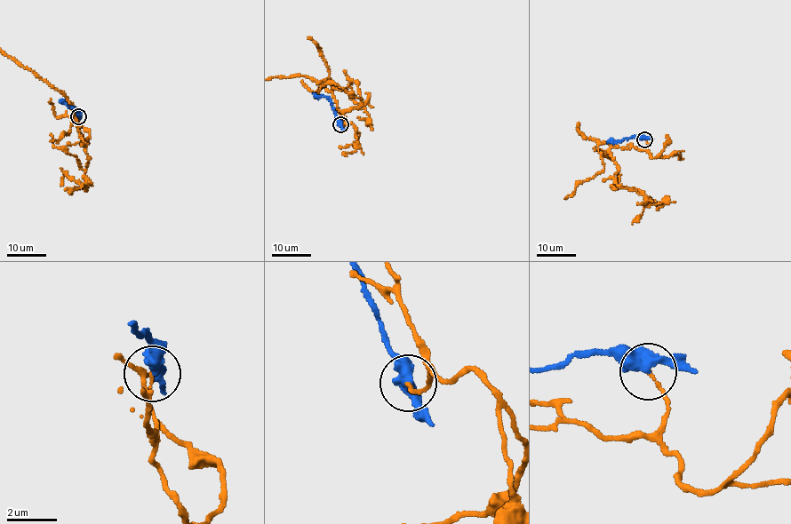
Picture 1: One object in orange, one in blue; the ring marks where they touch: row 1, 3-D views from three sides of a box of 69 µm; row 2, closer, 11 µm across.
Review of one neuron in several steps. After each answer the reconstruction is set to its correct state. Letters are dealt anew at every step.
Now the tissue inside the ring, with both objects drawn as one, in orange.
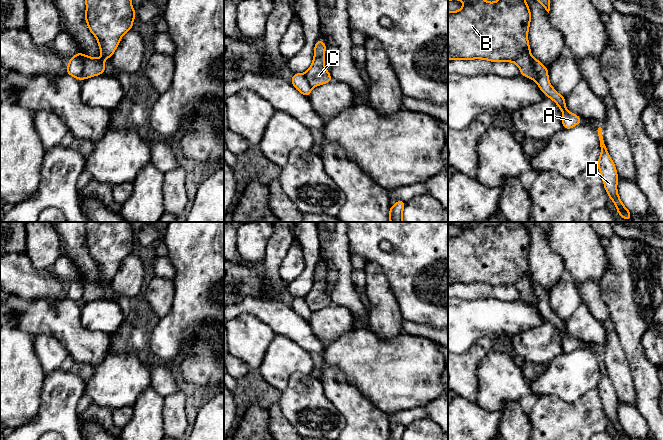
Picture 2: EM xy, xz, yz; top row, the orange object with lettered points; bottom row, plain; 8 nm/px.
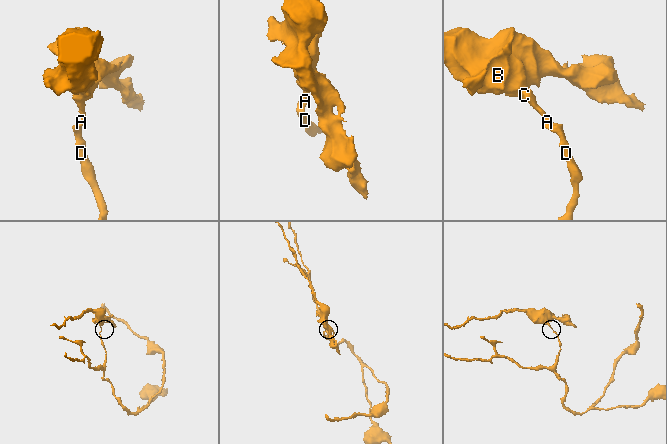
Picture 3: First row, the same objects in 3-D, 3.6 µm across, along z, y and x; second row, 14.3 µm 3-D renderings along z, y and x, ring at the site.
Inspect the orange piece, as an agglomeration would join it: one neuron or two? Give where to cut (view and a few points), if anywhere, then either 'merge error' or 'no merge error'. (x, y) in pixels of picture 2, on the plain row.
xy (81, 278), (83, 282), (82, 302) | merge error

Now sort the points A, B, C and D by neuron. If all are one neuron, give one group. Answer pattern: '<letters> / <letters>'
A D / B C

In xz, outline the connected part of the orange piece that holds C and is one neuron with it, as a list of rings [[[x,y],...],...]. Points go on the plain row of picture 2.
[[[318,264],[314,271],[314,282],[309,293],[304,297],[304,300],[312,312],[321,308],[326,308],[332,305],[329,295],[324,291],[324,277],[326,269],[322,264]]]

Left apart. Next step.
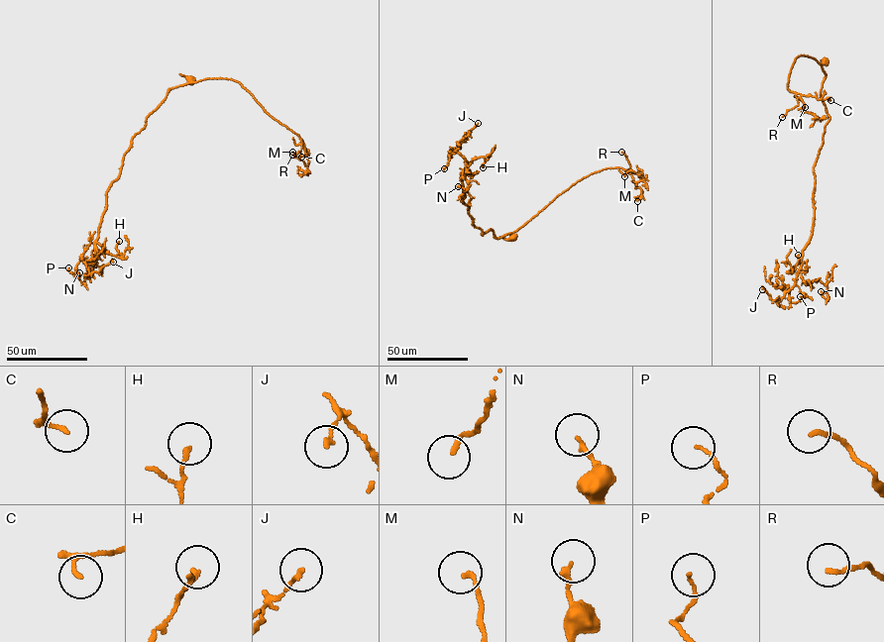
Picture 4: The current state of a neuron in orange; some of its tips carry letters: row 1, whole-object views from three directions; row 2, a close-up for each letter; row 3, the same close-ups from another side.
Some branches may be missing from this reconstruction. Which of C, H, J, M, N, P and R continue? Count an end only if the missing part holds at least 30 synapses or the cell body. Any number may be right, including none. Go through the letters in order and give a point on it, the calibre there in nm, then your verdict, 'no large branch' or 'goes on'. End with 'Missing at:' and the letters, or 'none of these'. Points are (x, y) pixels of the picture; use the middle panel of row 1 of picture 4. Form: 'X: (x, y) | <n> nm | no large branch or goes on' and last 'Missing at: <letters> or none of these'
C: (637, 201) | 110 nm | no large branch
H: (483, 167) | 130 nm | no large branch
J: (478, 123) | 120 nm | no large branch
M: (624, 176) | 150 nm | no large branch
N: (458, 186) | 170 nm | no large branch
P: (444, 168) | 80 nm | no large branch
R: (621, 152) | 140 nm | no large branch
Missing at: none of these

